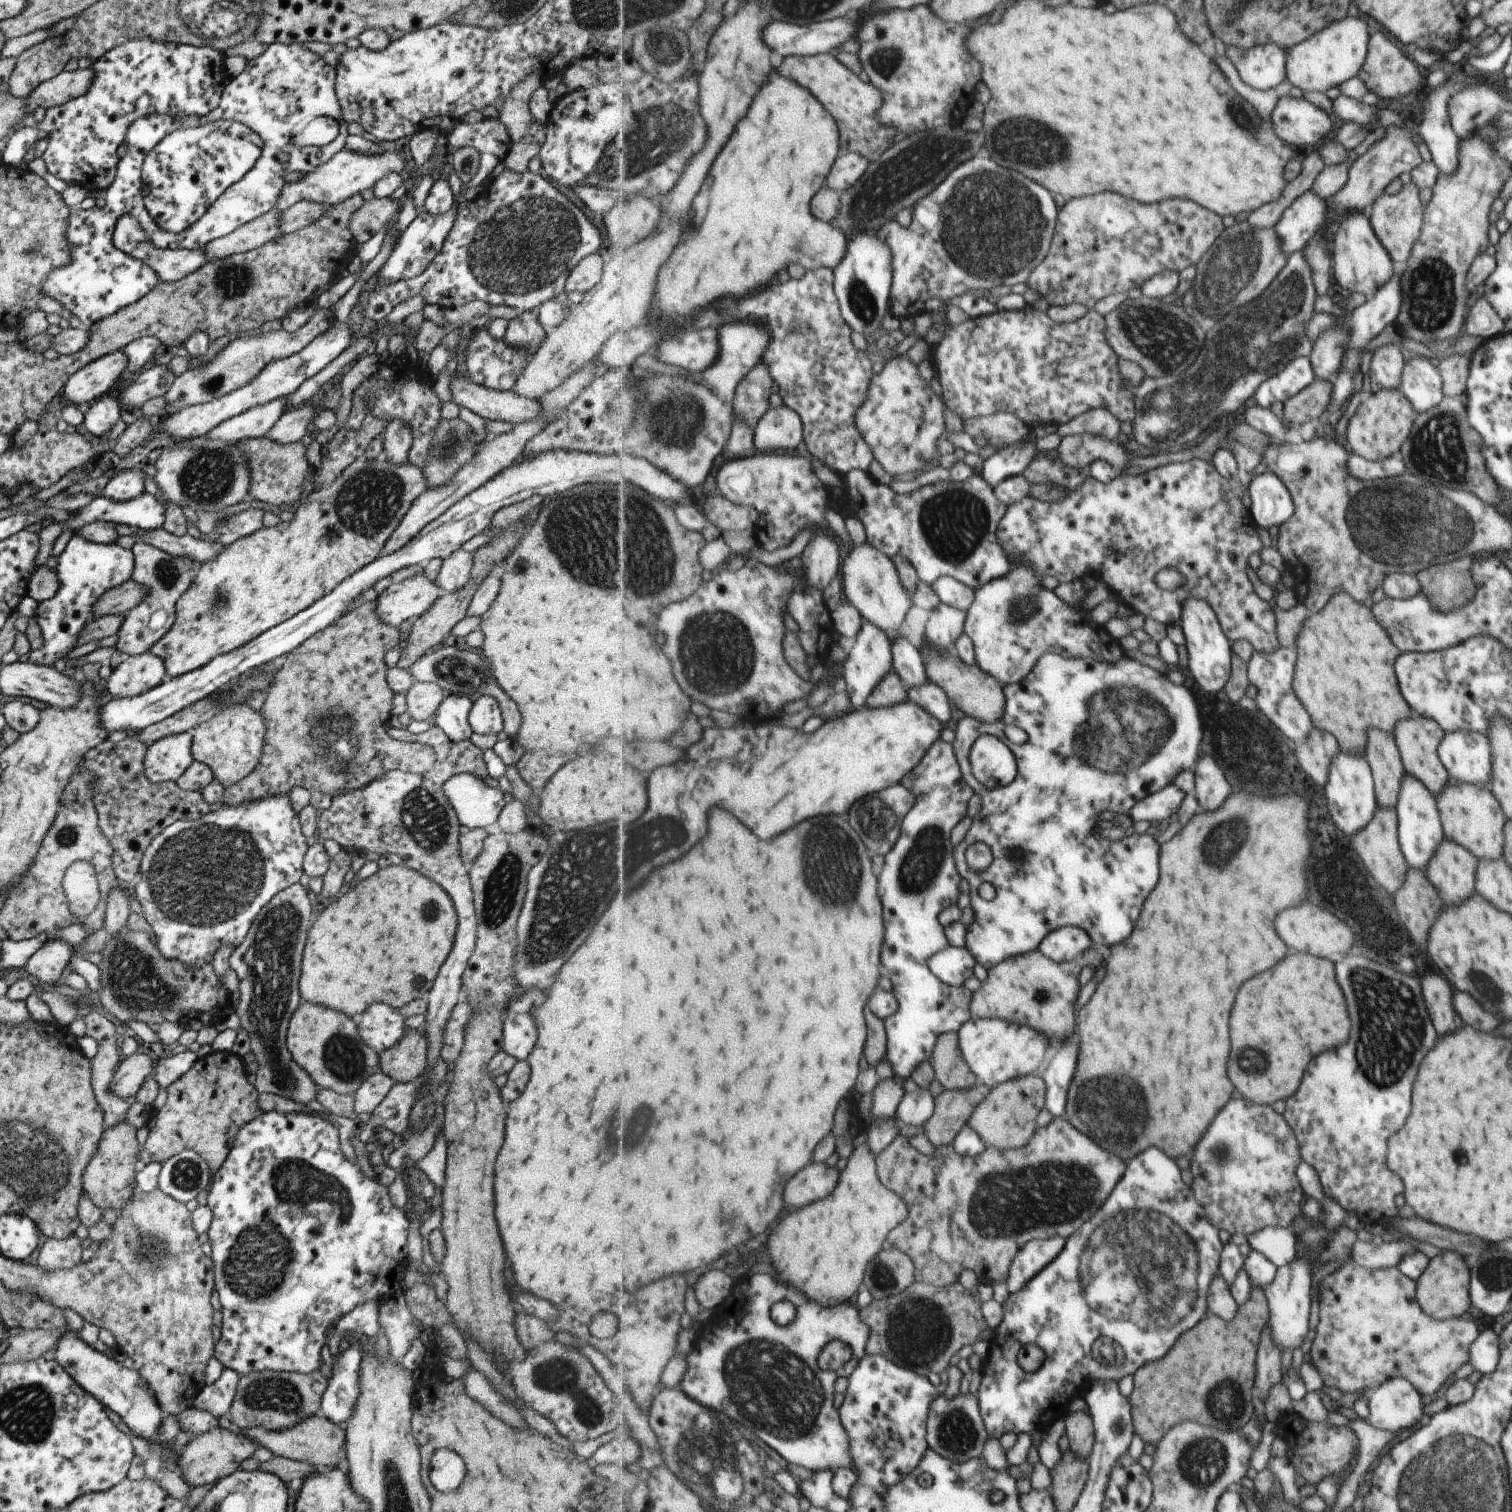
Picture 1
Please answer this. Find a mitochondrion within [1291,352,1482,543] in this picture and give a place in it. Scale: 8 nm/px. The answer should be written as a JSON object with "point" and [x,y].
{"point":[1437,449]}

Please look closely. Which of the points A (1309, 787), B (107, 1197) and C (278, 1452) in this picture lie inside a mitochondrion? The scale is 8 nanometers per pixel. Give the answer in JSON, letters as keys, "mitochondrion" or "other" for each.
{"A":"other","B":"other","C":"other"}

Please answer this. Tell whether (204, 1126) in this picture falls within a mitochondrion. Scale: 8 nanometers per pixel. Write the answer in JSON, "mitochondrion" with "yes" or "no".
{"mitochondrion":"no"}

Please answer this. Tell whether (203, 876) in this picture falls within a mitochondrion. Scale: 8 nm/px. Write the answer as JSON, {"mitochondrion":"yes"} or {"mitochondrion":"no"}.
{"mitochondrion":"yes"}

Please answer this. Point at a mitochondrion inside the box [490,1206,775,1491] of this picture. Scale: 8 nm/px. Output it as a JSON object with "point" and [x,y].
{"point":[554,1376]}

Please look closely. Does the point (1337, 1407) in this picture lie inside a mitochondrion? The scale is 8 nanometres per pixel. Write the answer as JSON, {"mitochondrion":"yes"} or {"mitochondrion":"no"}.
{"mitochondrion":"no"}

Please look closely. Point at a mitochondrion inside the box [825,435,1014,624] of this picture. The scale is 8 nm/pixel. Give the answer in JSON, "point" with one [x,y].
{"point":[953,523]}

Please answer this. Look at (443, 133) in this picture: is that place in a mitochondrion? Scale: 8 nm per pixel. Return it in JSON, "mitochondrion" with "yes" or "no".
{"mitochondrion":"no"}

